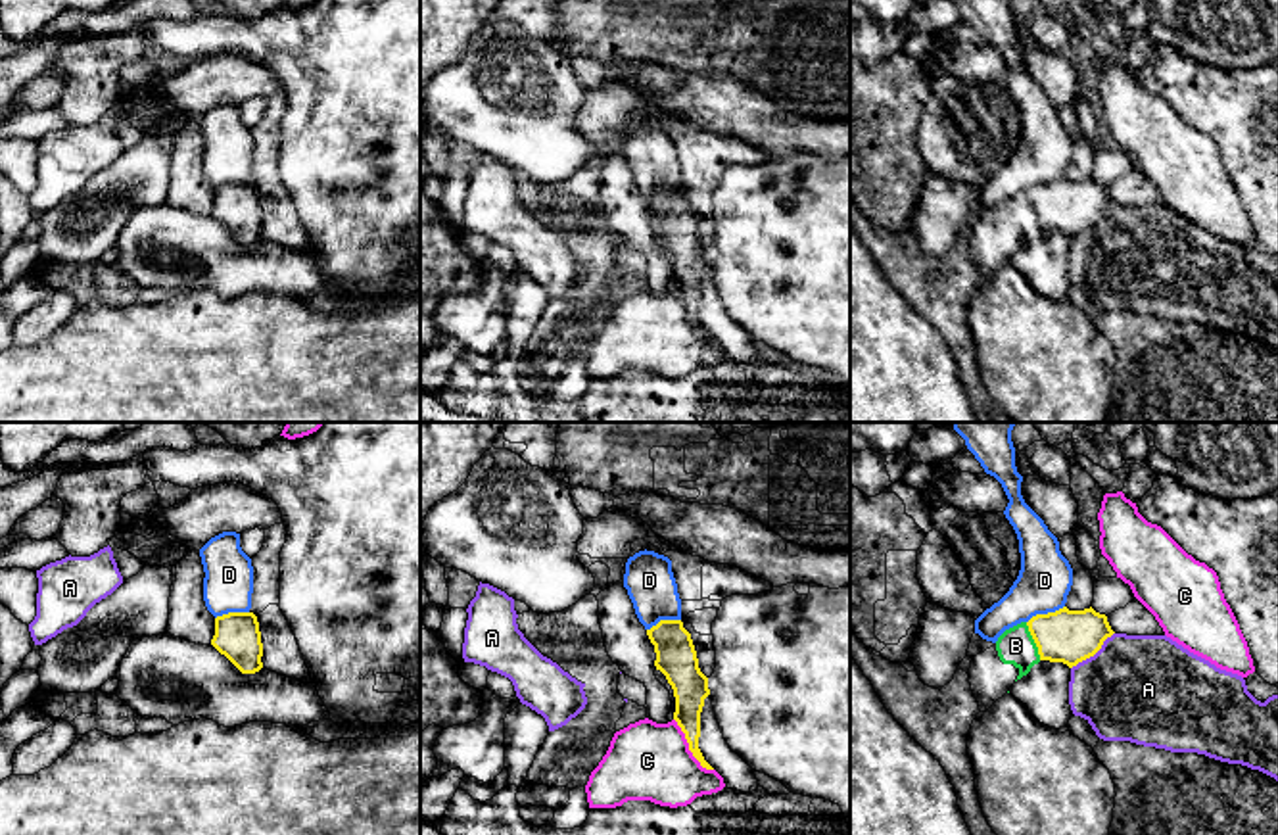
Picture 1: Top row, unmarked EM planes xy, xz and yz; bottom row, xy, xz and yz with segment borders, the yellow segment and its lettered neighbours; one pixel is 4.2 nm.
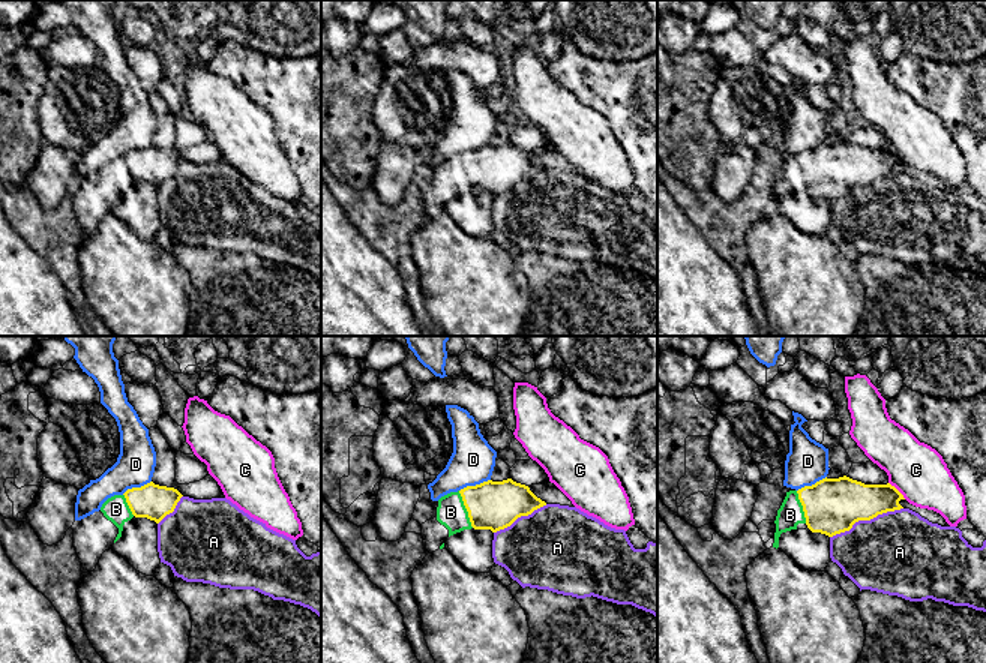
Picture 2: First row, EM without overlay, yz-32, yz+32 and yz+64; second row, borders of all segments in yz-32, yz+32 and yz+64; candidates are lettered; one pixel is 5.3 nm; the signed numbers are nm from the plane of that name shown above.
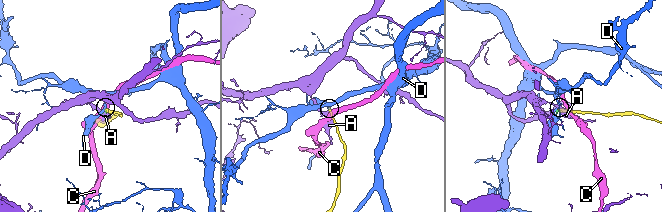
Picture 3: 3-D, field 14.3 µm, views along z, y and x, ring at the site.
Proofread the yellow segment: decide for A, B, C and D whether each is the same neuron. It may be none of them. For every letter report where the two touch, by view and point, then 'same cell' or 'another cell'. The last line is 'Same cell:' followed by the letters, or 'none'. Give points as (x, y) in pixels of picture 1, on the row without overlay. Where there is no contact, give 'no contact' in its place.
A: meets yellow in yz at (1092, 225); another cell
B: meets yellow in yz at (1035, 212); same cell
C: meets yellow in xz at (689, 317); another cell
D: meets yellow in yz at (1044, 185); another cell
Same cell: B

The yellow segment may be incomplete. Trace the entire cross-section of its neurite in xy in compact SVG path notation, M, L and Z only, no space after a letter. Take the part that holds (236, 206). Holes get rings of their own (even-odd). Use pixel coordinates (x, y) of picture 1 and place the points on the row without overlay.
M228 182L217 186L211 215L242 244L255 244L263 238L261 202L253 182Z

